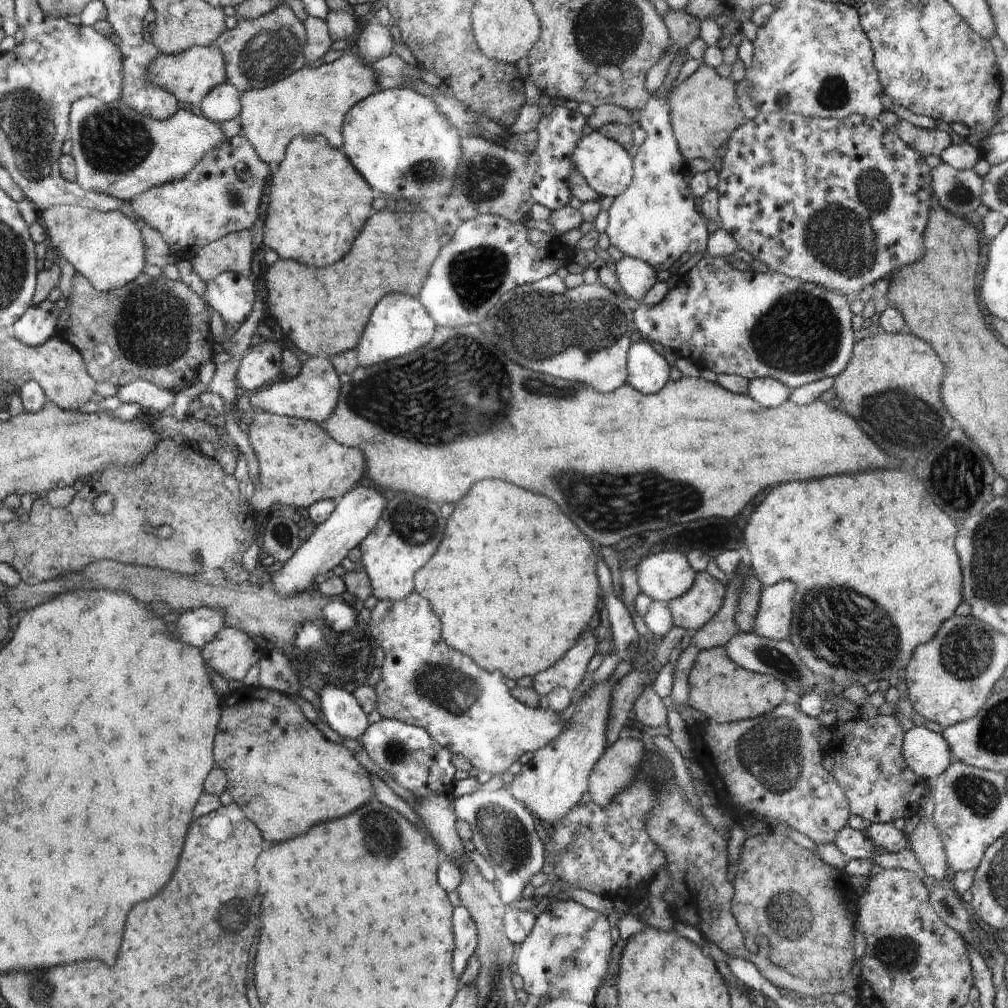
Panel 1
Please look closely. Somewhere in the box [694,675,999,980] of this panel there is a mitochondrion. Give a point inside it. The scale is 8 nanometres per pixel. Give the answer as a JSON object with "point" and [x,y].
{"point":[772,751]}

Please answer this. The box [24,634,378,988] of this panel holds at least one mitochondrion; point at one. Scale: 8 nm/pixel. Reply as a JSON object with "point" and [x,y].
{"point":[242,908]}

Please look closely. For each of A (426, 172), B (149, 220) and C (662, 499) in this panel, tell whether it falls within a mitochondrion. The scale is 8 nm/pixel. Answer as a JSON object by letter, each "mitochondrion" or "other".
{"A":"mitochondrion","B":"other","C":"mitochondrion"}

